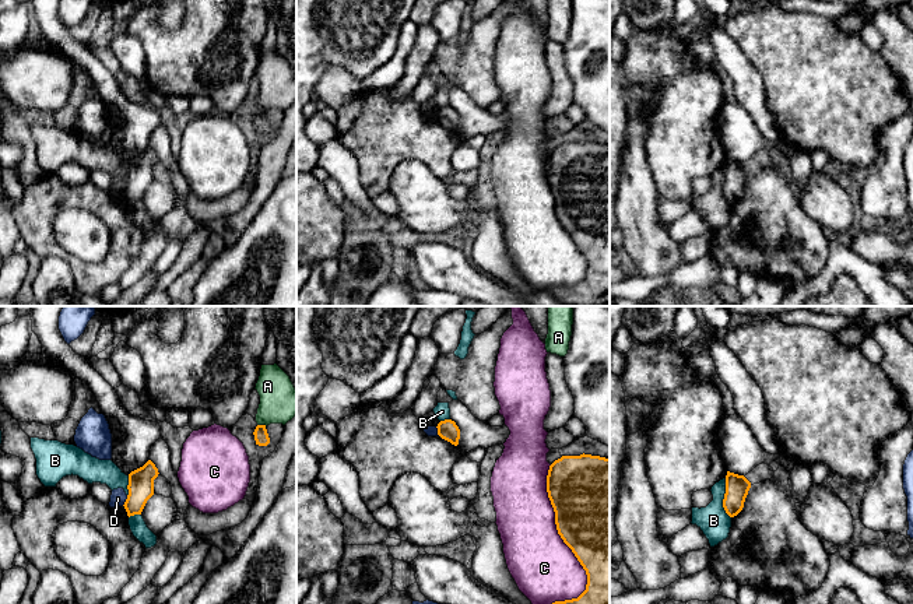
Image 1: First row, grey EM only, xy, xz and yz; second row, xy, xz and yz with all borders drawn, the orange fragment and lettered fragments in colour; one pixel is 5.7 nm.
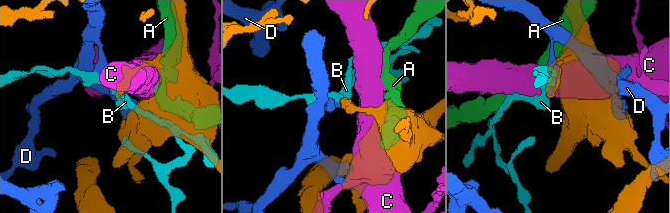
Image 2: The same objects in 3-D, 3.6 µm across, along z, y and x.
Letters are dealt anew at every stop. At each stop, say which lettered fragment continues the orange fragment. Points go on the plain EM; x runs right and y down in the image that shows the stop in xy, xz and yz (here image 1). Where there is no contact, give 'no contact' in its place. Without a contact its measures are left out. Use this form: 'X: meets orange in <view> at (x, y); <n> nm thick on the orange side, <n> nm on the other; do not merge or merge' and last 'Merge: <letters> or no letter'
A: meets orange in xy at (262, 112); 80 nm thick on the orange side, 220 nm on the other; do not merge
B: meets orange in yz at (724, 185); 140 nm thick on the orange side, 170 nm on the other; do not merge
C: meets orange in xz at (565, 229); 500 nm thick on the orange side, 380 nm on the other; do not merge
D: meets orange in xy at (126, 188); 150 nm thick on the orange side, 90 nm on the other; do not merge
Merge: no letter

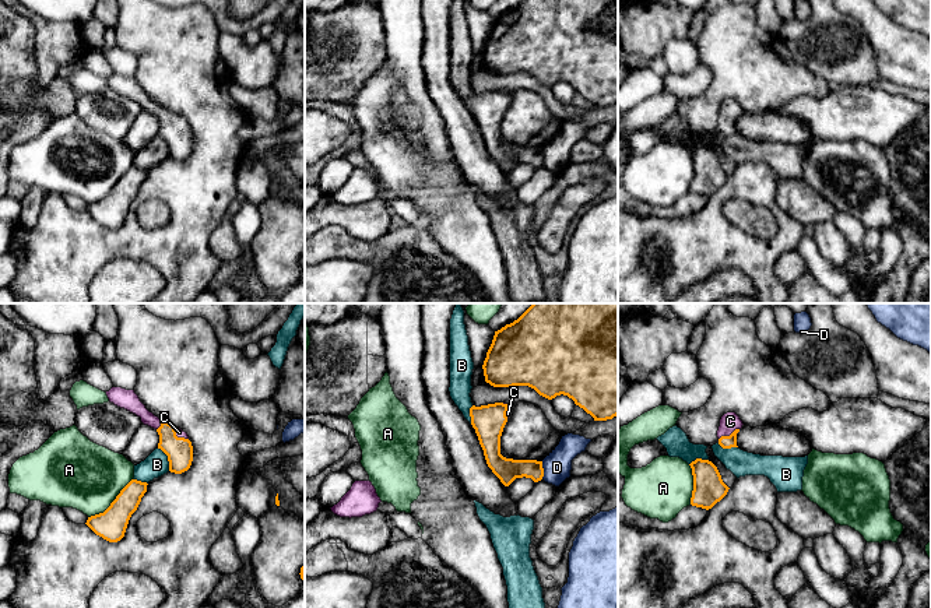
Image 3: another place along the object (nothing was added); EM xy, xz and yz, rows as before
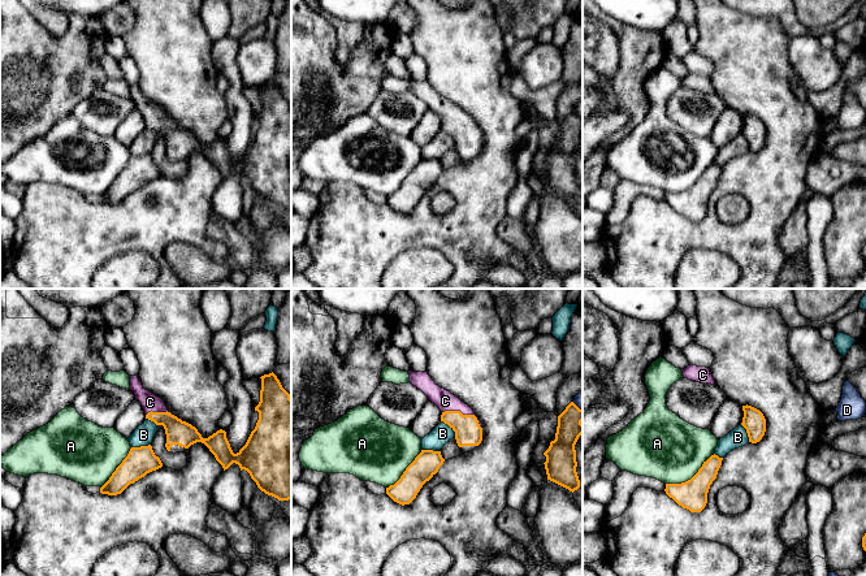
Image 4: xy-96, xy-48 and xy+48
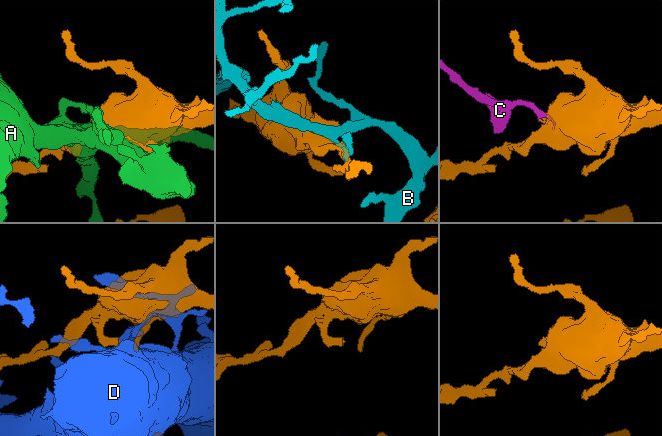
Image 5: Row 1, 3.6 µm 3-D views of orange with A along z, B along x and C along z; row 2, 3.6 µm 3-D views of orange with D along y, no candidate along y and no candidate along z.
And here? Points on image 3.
A: meets orange in xy at (112, 189); 170 nm thick on the orange side, 400 nm on the other; do not merge
B: meets orange in xy at (168, 146); 160 nm thick on the orange side, 140 nm on the other; do not merge
C: meets orange in yz at (730, 122); 80 nm thick on the orange side, 110 nm on the other; merge
D: meets orange in xz at (543, 157); 140 nm thick on the orange side, 160 nm on the other; do not merge
Merge: C

